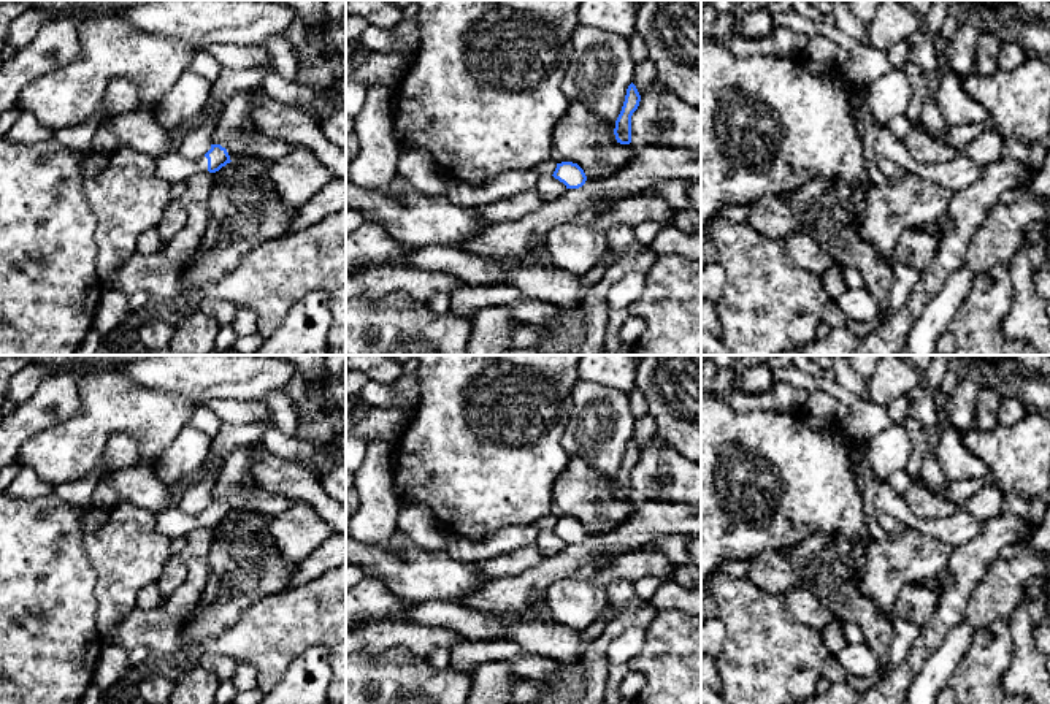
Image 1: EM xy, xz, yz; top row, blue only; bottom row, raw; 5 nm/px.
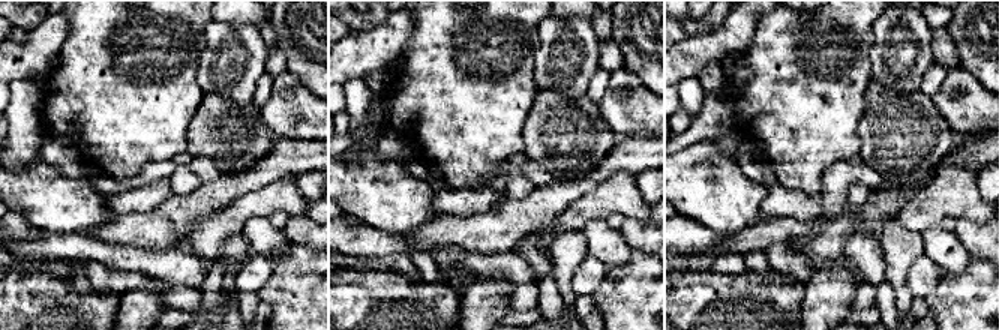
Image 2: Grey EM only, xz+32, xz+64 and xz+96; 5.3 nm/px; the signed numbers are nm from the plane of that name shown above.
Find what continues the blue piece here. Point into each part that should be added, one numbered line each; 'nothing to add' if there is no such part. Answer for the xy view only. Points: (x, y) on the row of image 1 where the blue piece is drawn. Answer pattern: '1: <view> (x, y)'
1: xy (172, 167)

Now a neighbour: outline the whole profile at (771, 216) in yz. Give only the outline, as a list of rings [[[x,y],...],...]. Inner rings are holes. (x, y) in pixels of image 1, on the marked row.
[[[765,195],[758,201],[745,206],[747,224],[761,235],[772,239],[784,239],[799,228],[798,220],[779,195]]]

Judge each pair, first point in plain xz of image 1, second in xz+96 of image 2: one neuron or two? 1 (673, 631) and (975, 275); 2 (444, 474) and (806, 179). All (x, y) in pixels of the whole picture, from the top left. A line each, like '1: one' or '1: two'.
1: one
2: one

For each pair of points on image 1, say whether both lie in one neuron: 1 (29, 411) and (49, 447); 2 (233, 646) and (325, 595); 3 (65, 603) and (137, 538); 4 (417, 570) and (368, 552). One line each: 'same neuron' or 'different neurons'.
1: different neurons
2: same neuron
3: different neurons
4: same neuron

